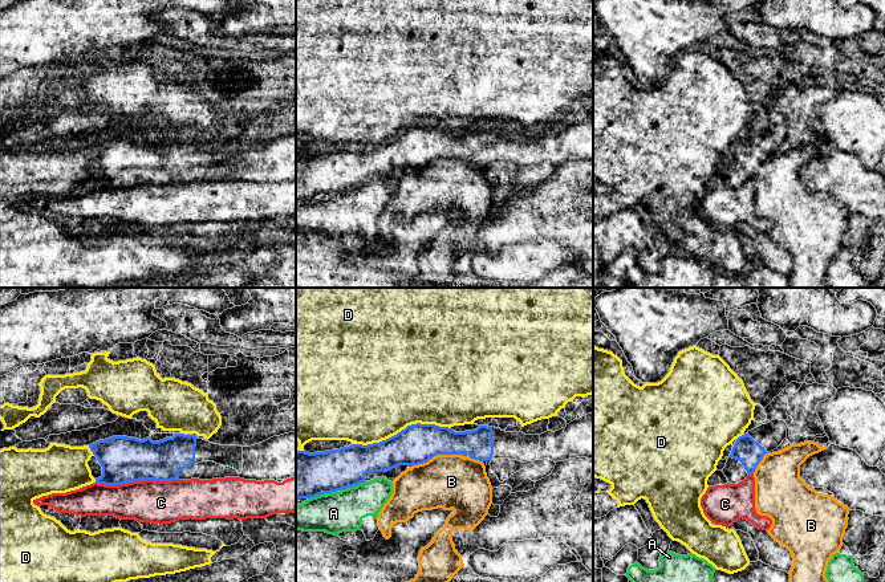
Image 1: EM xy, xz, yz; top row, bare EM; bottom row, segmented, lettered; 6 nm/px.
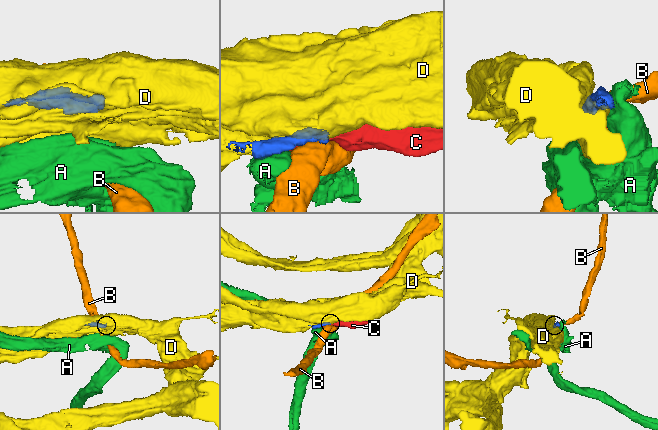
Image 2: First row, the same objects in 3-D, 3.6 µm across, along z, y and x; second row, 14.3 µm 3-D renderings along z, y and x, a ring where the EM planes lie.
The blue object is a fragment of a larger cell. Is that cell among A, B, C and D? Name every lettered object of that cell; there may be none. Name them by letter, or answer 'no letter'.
no letter

